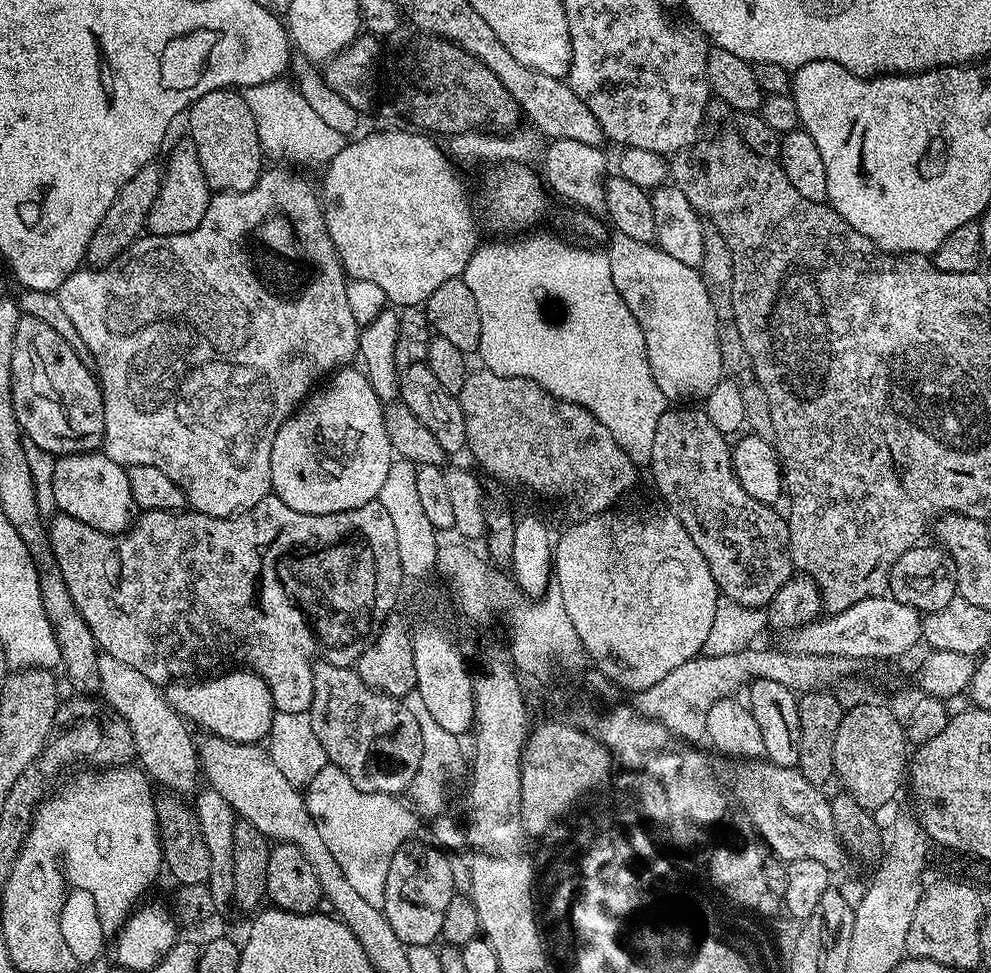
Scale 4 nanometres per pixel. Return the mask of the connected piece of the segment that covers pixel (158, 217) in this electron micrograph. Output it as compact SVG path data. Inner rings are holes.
M184 138L173 146L168 156L158 198L154 198L154 206L150 206L147 231L154 236L173 236L194 230L206 214L209 199L210 189L204 177L202 162L198 158L198 150L192 139Z

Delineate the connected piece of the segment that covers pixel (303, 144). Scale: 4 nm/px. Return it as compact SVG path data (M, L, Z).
M281 78L243 89L244 100L254 114L260 148L267 159L274 158L276 162L294 160L327 164L345 149L347 135L329 127L304 99L299 89L291 81L286 81Z

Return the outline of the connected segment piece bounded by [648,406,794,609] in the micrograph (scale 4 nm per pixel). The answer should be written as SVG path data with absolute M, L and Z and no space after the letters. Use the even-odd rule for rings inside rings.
M676 406L673 407L676 408L672 410L672 408L666 408L658 420L657 429L654 430L654 441L653 441L653 453L651 455L651 462L648 465L649 471L652 471L652 476L654 478L654 484L661 496L661 498L664 500L665 504L663 504L667 509L675 514L675 517L678 518L680 522L682 522L682 526L685 527L687 534L690 535L690 538L693 539L694 546L698 547L698 550L701 551L702 556L707 562L707 565L710 566L710 572L714 576L715 584L717 586L717 591L727 600L737 602L740 606L746 606L748 609L756 609L756 608L763 608L765 609L770 601L773 600L774 594L778 592L782 588L782 586L785 585L785 582L789 580L789 578L794 574L794 569L792 566L792 559L789 558L789 554L787 551L788 546L788 540L789 540L789 530L788 530L788 524L787 519L781 514L781 516L776 512L778 511L775 507L772 507L769 504L764 504L762 502L758 502L756 498L751 498L750 494L747 494L746 490L743 489L742 484L738 482L737 475L734 474L733 470L733 464L732 464L732 455L731 455L731 447L729 444L729 441L726 442L727 437L725 436L725 433L720 432L716 426L712 423L709 416L705 414L704 410L701 407L698 406Z

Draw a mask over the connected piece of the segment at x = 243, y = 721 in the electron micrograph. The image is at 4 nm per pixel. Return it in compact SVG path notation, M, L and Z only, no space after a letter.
M232 671L236 672L228 672L225 676L200 678L195 682L173 682L167 685L168 705L191 725L197 724L198 727L205 728L205 733L221 736L234 744L260 744L269 735L272 726L272 695L257 672Z

